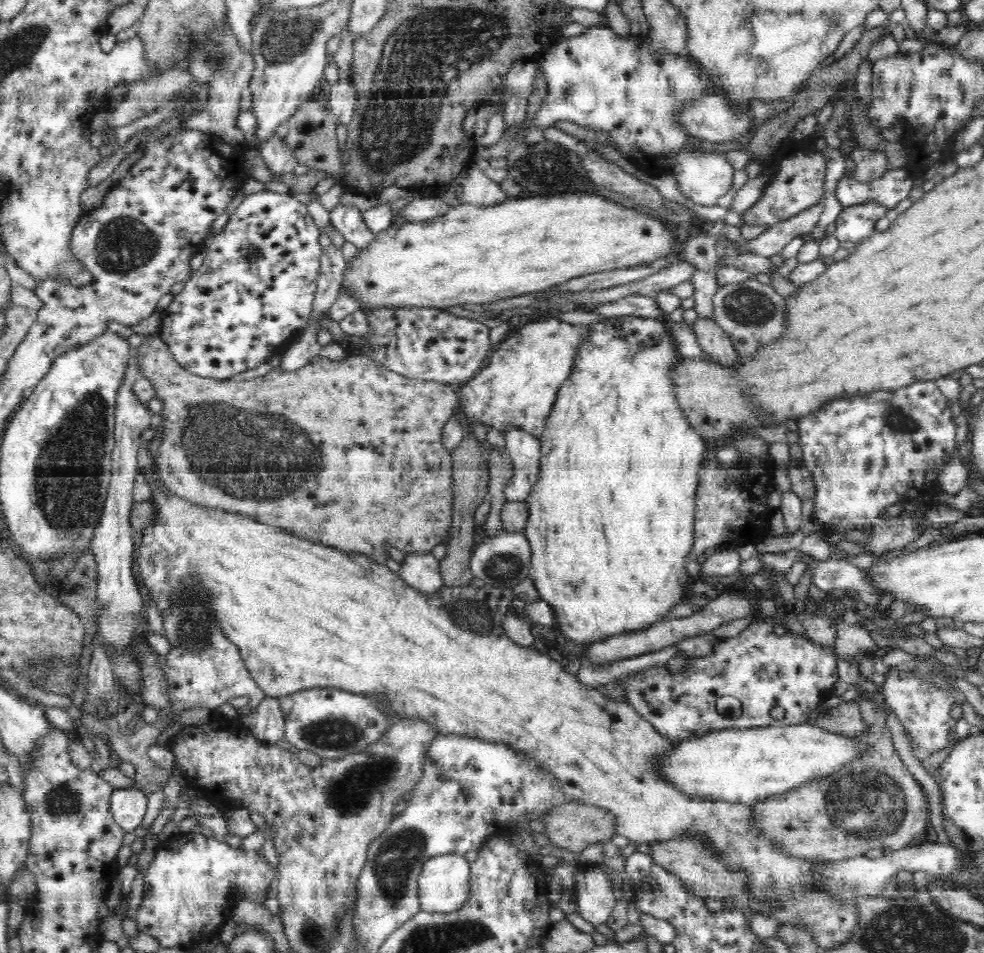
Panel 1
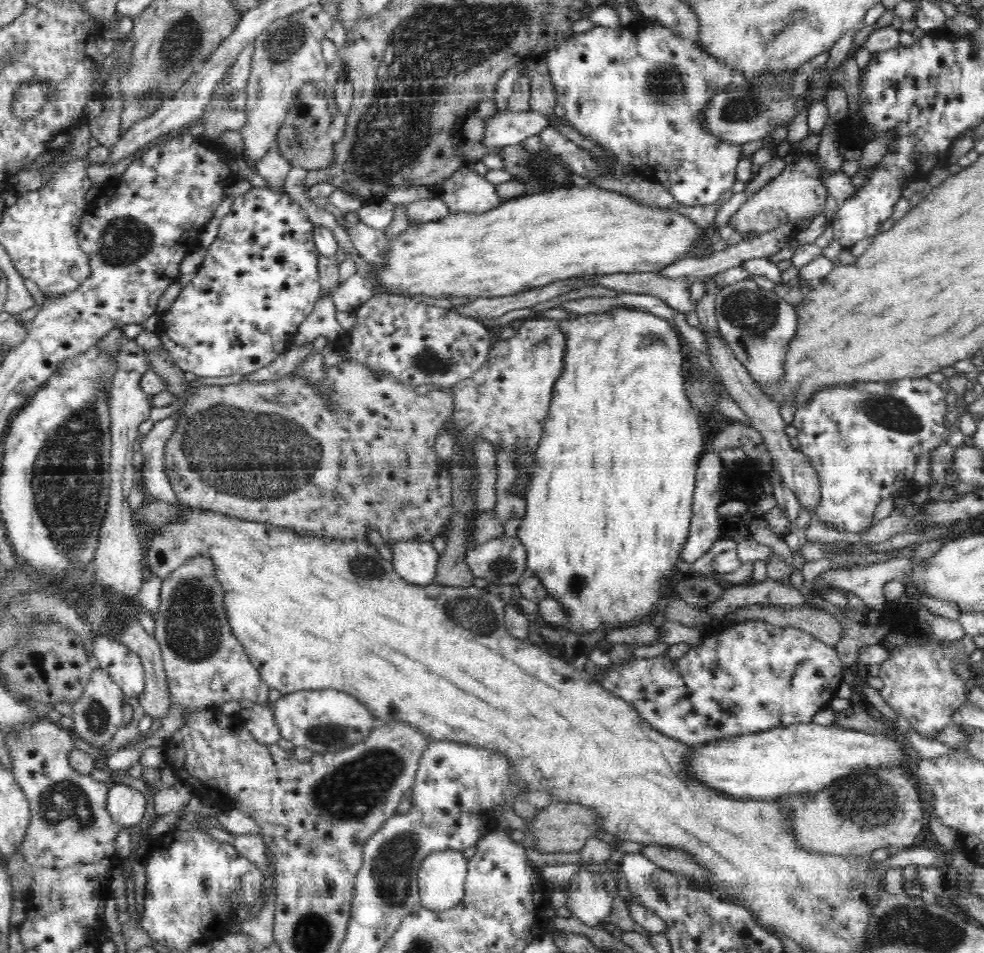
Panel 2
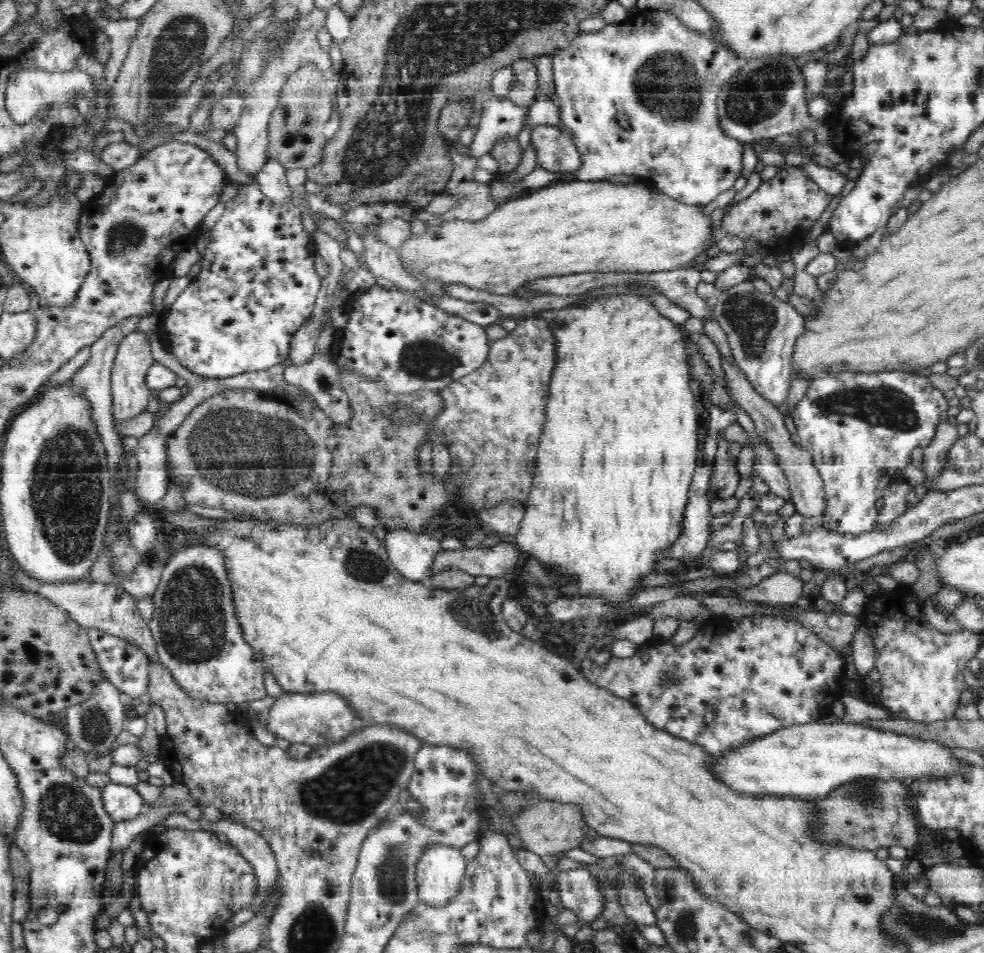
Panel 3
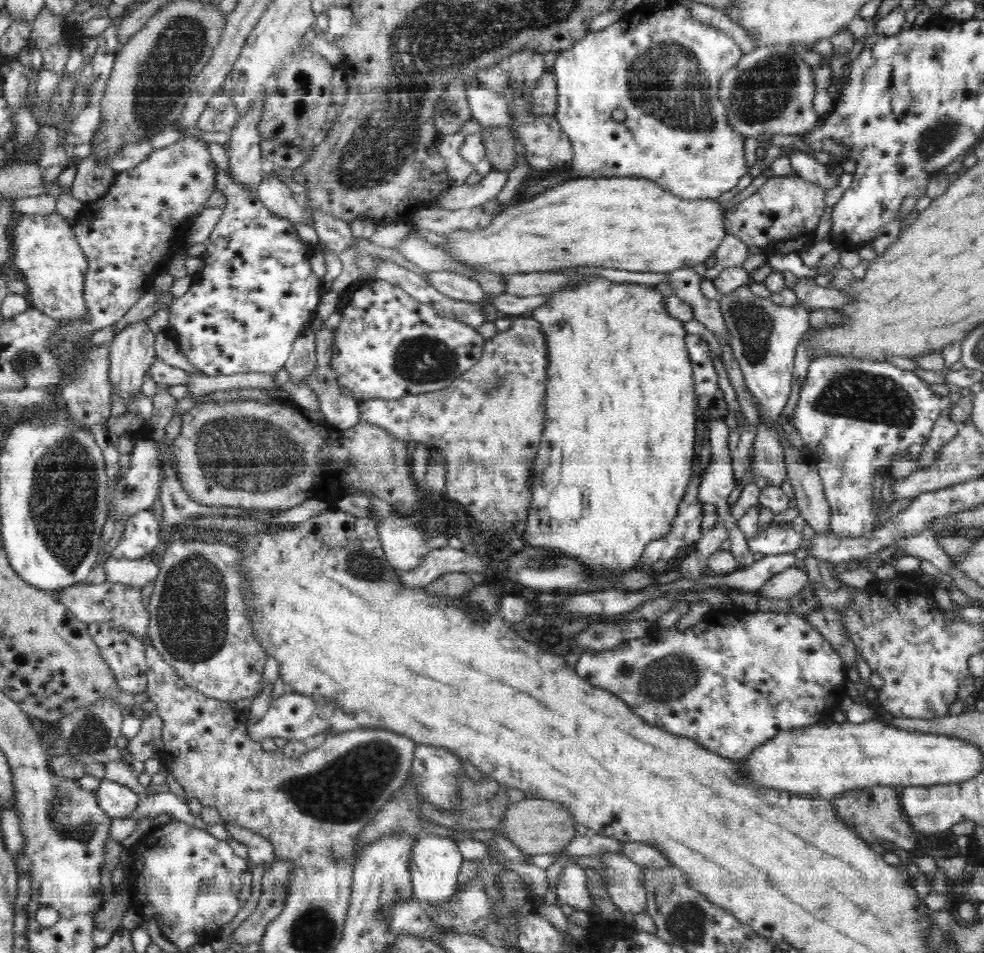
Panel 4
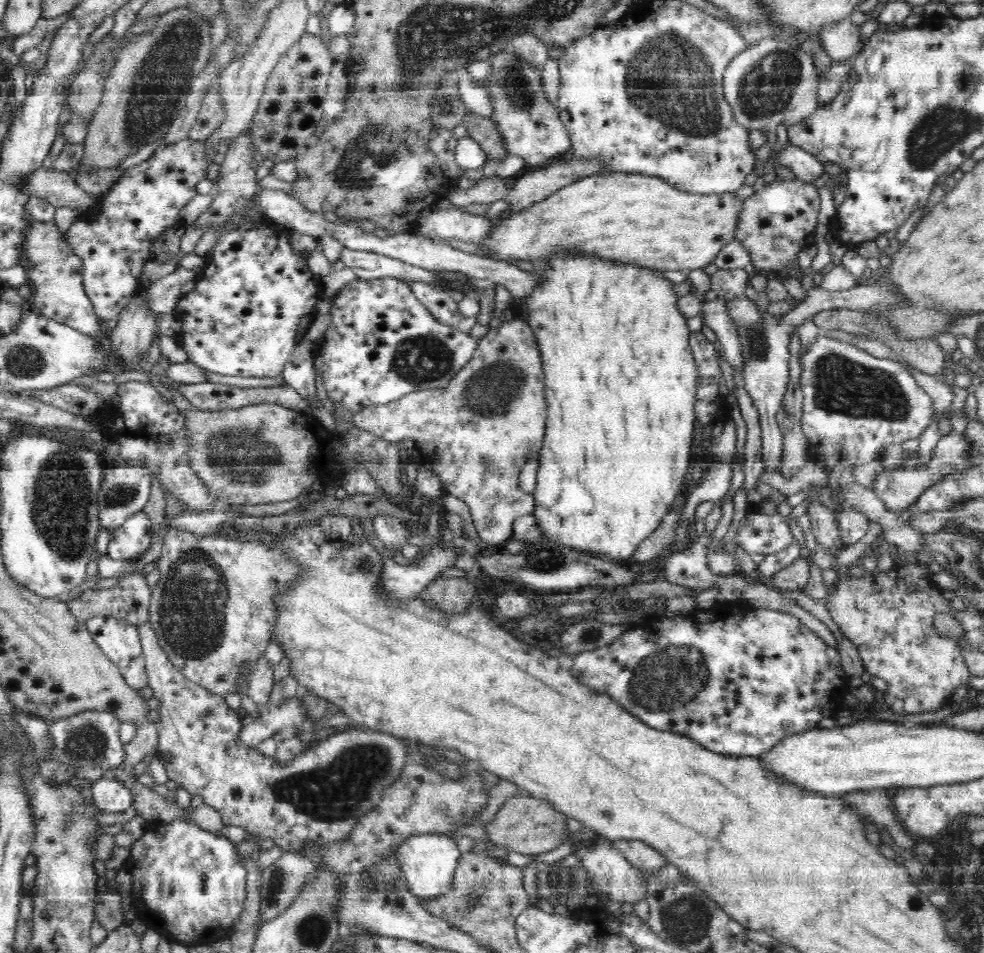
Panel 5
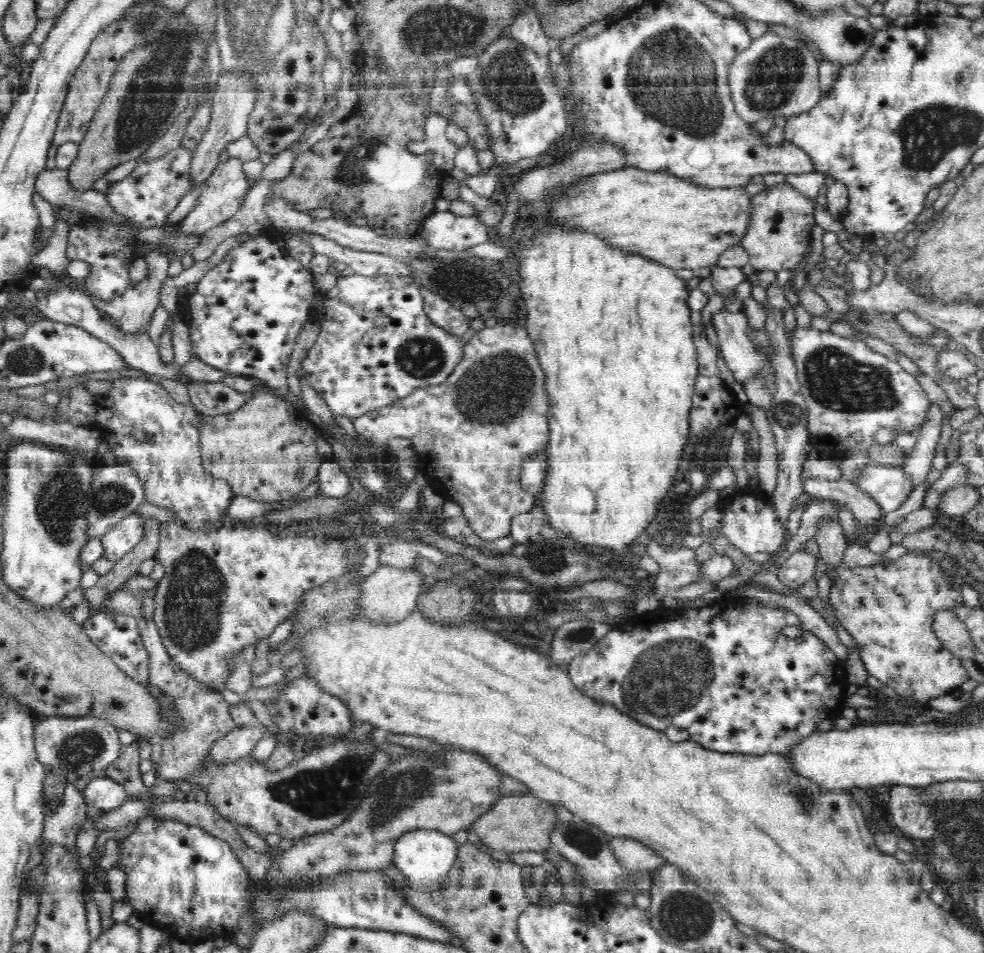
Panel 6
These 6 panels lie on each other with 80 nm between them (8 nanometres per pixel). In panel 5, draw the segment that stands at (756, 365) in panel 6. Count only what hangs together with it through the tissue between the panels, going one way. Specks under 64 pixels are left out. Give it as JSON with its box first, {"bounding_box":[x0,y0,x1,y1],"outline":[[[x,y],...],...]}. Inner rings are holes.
{"bounding_box":[700,297,744,374],"outline":[[[719,297],[713,301],[704,300],[700,308],[700,317],[704,323],[714,330],[715,338],[724,349],[724,358],[738,374],[744,372],[744,351],[740,343],[740,333],[734,317],[730,317],[724,299]]]}

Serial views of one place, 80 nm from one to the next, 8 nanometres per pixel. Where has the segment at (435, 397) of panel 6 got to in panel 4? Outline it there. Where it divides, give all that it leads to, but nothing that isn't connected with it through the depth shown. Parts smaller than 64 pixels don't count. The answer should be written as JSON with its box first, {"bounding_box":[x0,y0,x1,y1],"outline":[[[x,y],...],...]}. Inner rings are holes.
{"bounding_box":[359,316,548,537],"outline":[[[520,316],[520,320],[512,320],[510,328],[506,331],[498,331],[495,336],[485,342],[483,356],[471,369],[466,373],[462,373],[455,381],[442,390],[437,390],[431,393],[422,393],[417,395],[408,395],[398,400],[378,400],[372,399],[359,402],[359,422],[368,422],[374,426],[382,426],[384,431],[388,431],[391,436],[396,436],[396,439],[407,439],[412,443],[420,443],[425,446],[428,451],[439,451],[442,457],[446,459],[446,492],[445,494],[452,501],[456,501],[463,505],[468,514],[476,520],[478,528],[482,532],[492,532],[492,534],[501,534],[507,537],[509,530],[515,527],[517,521],[526,519],[528,516],[529,504],[531,502],[530,482],[533,476],[533,468],[539,452],[541,444],[541,436],[544,431],[546,422],[546,383],[547,383],[547,366],[548,355],[546,339],[542,330],[540,330],[540,323],[530,316]]]}

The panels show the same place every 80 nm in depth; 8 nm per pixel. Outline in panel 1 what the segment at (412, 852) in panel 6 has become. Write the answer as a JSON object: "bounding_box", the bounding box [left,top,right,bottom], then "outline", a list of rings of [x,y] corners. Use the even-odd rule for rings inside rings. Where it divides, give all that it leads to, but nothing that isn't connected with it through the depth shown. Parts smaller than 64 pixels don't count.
{"bounding_box":[418,854,471,913],"outline":[[[439,854],[424,863],[418,878],[420,908],[428,913],[451,913],[460,910],[469,897],[471,866],[465,855]]]}

